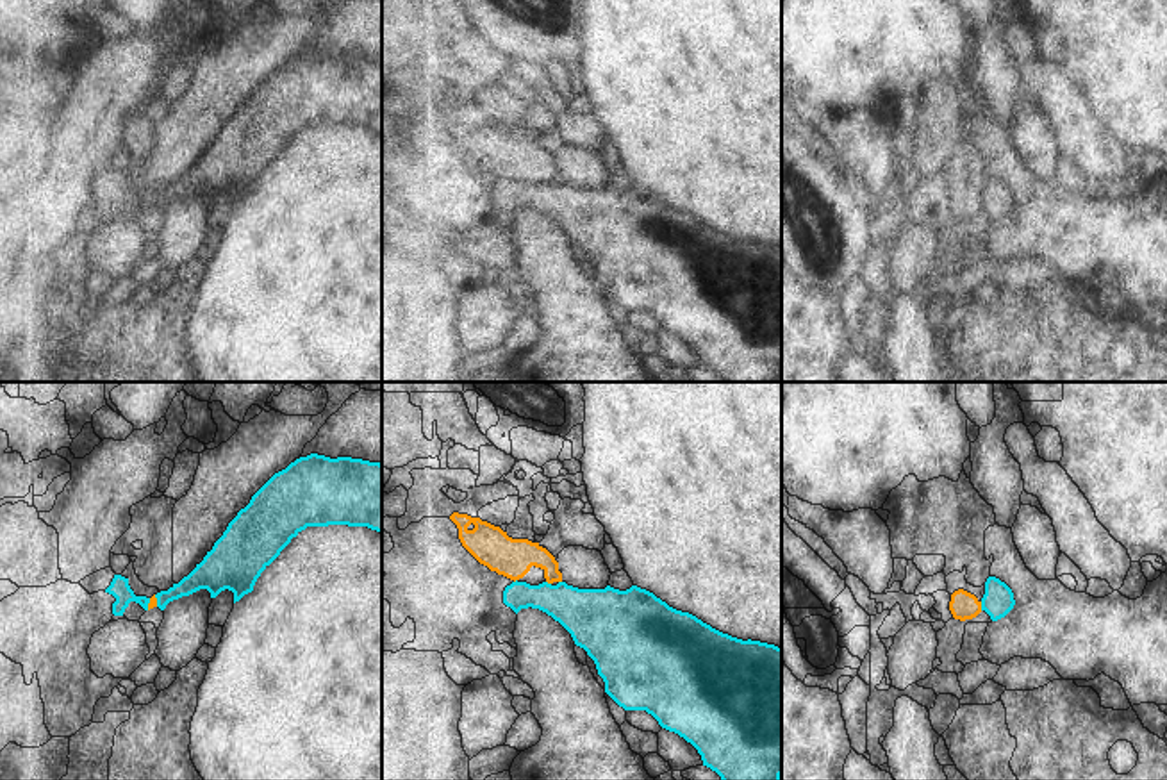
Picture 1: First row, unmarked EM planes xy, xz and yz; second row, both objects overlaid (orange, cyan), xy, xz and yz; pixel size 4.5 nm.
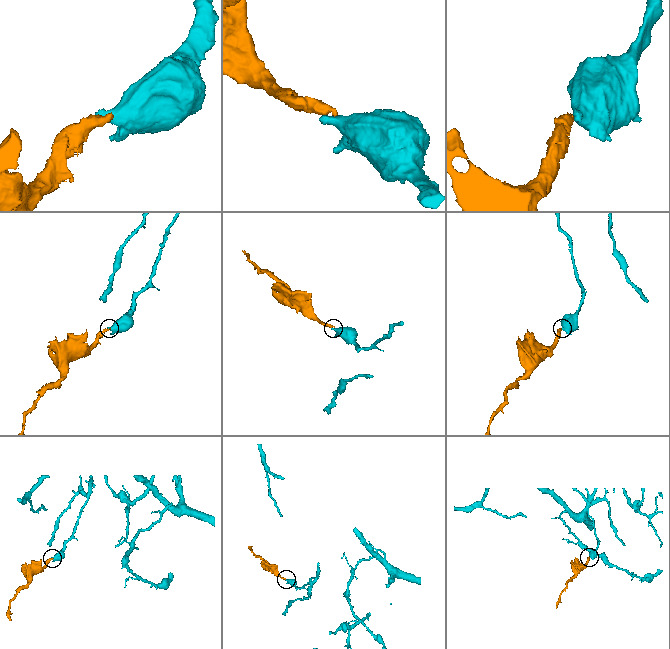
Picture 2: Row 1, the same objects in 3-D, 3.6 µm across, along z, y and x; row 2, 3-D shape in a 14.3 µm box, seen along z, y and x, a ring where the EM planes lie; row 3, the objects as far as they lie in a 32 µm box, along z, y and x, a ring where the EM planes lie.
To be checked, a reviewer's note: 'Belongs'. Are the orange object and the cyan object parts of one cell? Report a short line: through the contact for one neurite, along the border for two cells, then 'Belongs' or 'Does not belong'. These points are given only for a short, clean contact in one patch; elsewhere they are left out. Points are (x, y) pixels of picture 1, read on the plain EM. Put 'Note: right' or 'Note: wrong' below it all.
Line: yz (980, 202), (982, 209). Does not belong
Note: wrong

